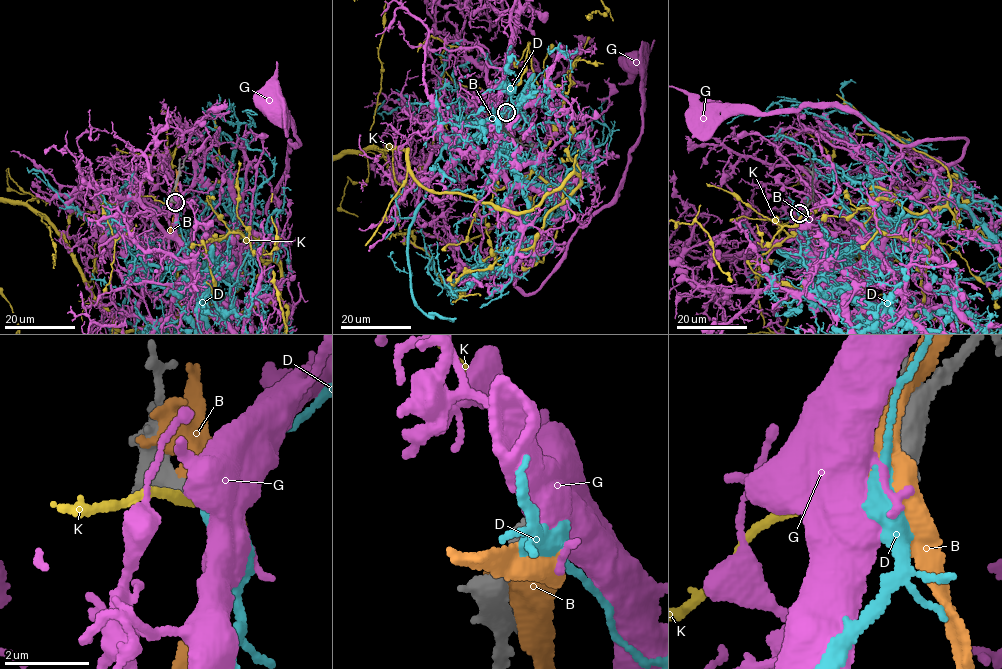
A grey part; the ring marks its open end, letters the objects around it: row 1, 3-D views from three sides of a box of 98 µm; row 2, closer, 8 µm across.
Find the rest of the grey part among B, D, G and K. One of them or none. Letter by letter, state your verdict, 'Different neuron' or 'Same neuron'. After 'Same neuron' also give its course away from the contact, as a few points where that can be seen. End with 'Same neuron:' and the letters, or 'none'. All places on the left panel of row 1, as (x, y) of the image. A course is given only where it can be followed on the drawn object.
B: Different neuron
D: Different neuron
G: Different neuron
K: Different neuron
Same neuron: none

